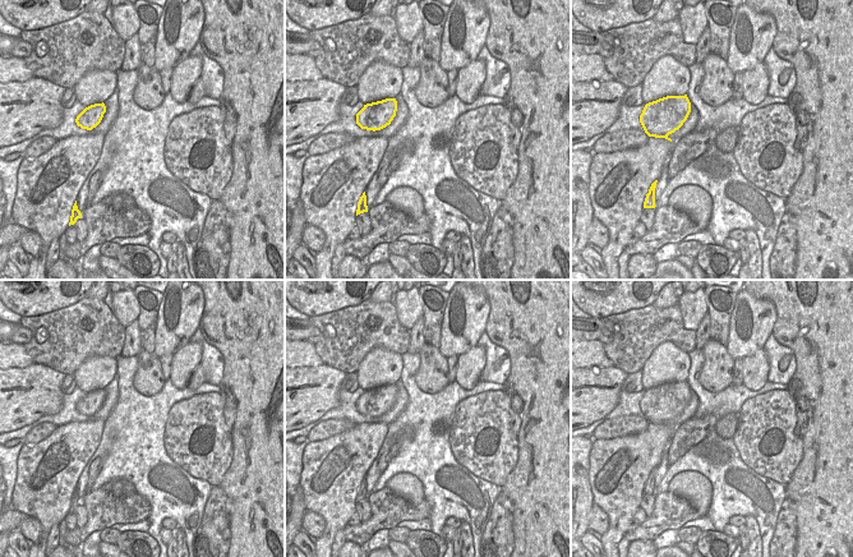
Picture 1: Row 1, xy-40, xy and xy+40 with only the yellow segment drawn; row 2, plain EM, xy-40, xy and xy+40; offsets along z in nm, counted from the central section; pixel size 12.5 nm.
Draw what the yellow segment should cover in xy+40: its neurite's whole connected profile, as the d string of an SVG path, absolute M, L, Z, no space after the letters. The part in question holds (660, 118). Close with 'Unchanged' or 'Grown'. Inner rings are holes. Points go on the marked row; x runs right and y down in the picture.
M667 96L645 105L640 123L649 135L647 143L637 148L612 153L596 153L593 157L589 175L589 195L594 218L599 220L609 233L609 241L601 249L607 268L607 280L619 280L618 258L640 221L644 208L655 208L655 188L665 162L673 149L669 134L678 130L691 112L691 102L684 96Z. Grown.

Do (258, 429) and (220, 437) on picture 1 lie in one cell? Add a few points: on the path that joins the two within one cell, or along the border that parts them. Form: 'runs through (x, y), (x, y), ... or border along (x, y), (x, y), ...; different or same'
border along (233, 428), (233, 460), (230, 464); different

